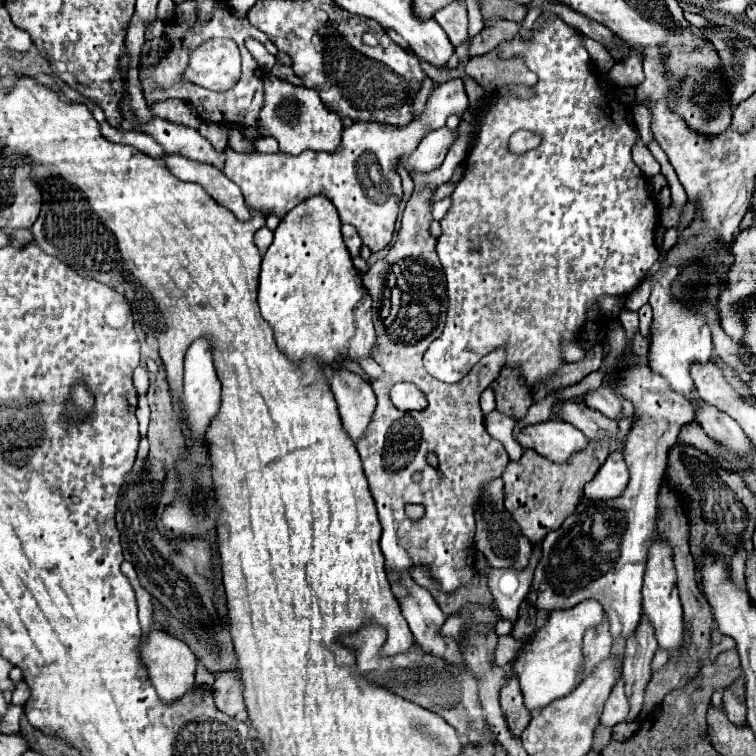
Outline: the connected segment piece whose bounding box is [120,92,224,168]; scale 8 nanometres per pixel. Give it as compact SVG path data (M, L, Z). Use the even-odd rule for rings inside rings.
M124 92L124 96L120 98L120 114L122 114L124 122L128 122L132 126L132 130L154 138L164 148L166 154L180 154L190 160L210 162L218 168L224 166L224 154L216 152L210 146L210 142L198 134L198 130L194 130L190 126L174 124L174 122L158 118L158 116L150 118L148 122L140 122L138 116L132 112L128 92Z

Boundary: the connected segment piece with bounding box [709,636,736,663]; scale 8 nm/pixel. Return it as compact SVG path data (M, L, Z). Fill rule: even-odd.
M724 636L719 644L716 644L711 648L709 661L714 663L719 653L735 648L735 641L729 636Z

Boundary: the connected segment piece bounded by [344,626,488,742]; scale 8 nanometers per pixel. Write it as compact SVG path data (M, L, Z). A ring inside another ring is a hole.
M368 626L368 630L360 630L360 634L344 638L344 642L348 642L348 646L356 646L358 666L360 670L364 670L364 674L372 674L376 682L388 686L390 690L396 690L396 694L400 694L402 698L418 702L420 706L440 714L450 726L456 728L458 734L468 734L472 742L478 742L480 732L488 732L488 724L478 702L478 690L476 684L472 684L474 674L468 668L456 670L456 666L424 654L416 646L408 654L398 654L396 658L380 658L378 650L384 644L384 630L380 630L380 626ZM468 720L474 722L474 728L470 732L466 728Z

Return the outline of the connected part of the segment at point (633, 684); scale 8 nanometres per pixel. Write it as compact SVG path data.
M642 616L640 634L636 634L636 642L632 642L632 646L628 646L628 662L624 662L624 674L622 674L622 678L628 682L628 700L632 706L628 720L636 720L636 716L642 708L644 688L650 682L650 662L652 662L654 652L656 652L656 638L652 638L652 626L648 626L648 622L644 622L644 616Z

